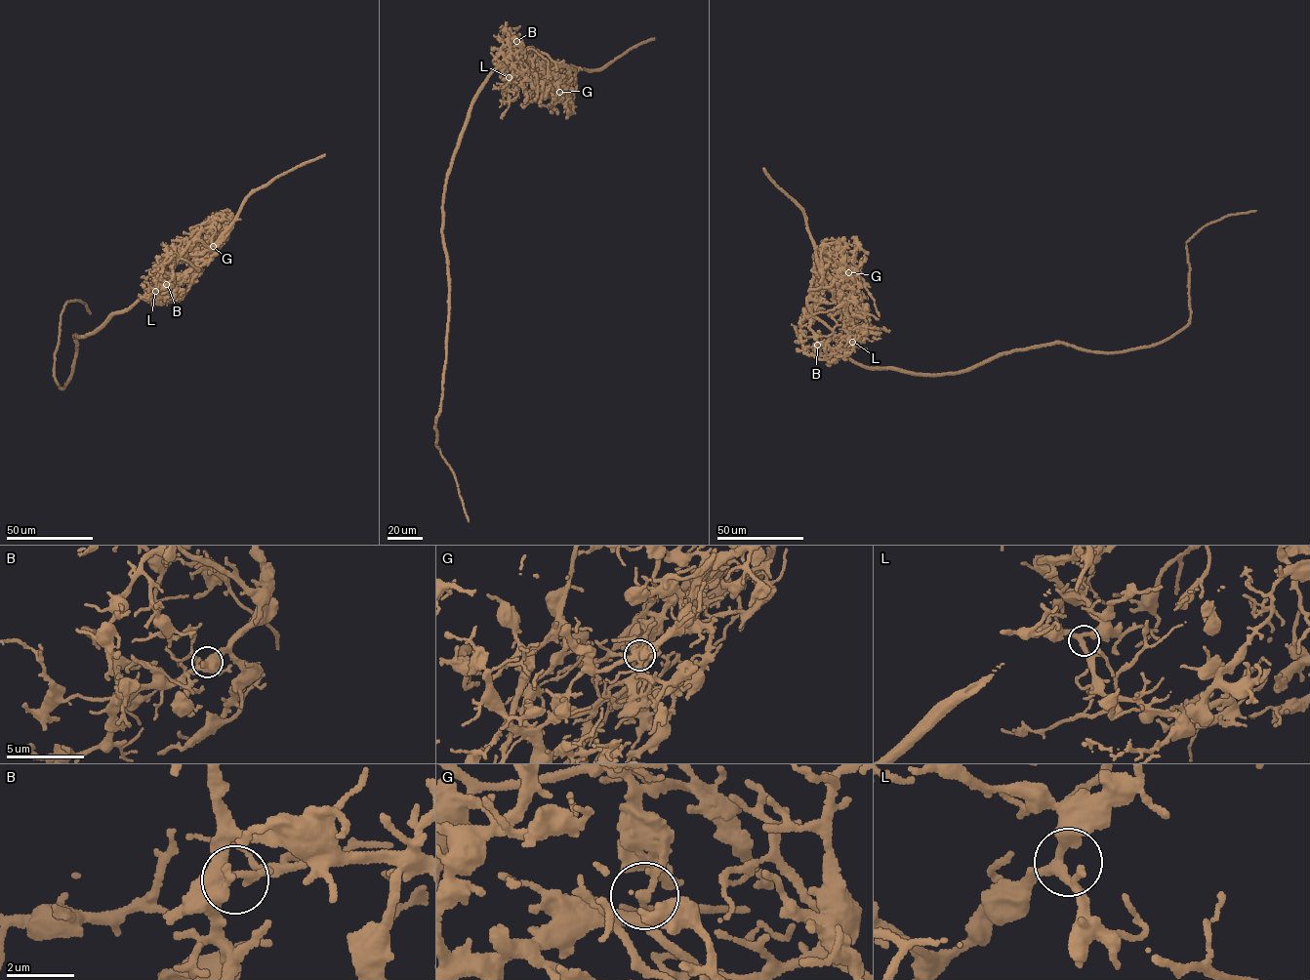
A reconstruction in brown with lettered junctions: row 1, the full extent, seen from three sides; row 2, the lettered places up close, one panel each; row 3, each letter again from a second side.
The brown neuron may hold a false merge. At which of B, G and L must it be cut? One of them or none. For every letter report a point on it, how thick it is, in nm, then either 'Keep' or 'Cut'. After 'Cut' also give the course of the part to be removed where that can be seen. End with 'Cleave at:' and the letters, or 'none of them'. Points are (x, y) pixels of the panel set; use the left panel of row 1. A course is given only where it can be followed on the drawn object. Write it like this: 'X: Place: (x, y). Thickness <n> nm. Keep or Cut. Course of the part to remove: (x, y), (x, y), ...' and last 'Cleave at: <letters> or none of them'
B: Place: (166, 284). Thickness 320 nm. Keep
G: Place: (213, 246). Thickness 190 nm. Cut. Course of the part to remove: (213, 246), (215, 228), (212, 243), (227, 228), (252, 193), (325, 154)
L: Place: (155, 291). Thickness 260 nm. Keep
Cleave at: G

